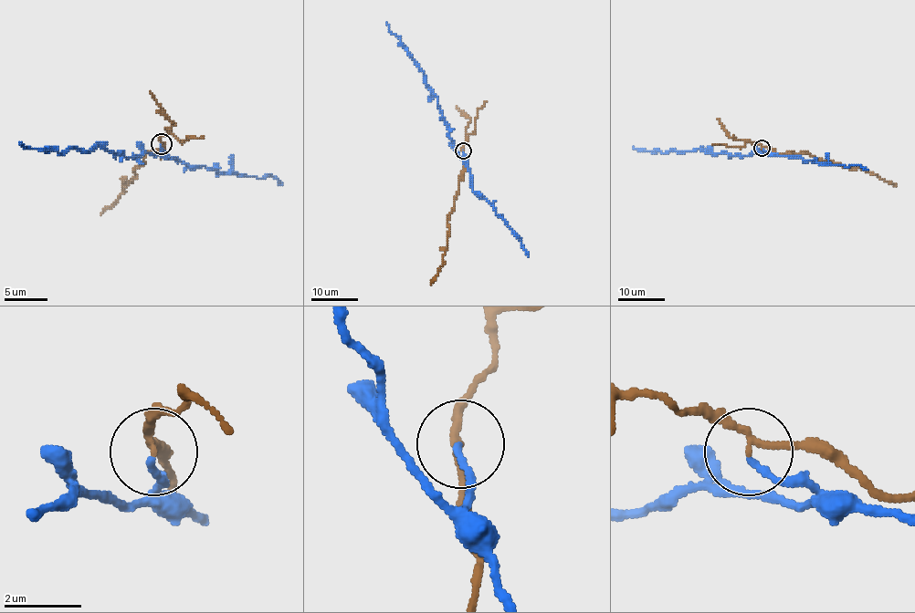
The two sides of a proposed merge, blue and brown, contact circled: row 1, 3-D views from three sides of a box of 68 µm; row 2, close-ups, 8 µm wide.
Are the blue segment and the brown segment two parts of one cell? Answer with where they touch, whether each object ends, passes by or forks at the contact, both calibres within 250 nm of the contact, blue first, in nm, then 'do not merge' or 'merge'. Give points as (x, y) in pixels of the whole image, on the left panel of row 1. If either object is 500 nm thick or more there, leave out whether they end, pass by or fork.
place (161, 144); blue ends; brown passes by; calibres 160 and 140 nm; do not merge

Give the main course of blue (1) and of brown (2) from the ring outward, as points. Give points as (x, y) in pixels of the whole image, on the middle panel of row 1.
1: (463, 150), (461, 158), (448, 135), (448, 125), (444, 120), (437, 96), (427, 87), (423, 70), (386, 22)
2: (463, 150), (465, 171), (453, 201), (453, 210), (448, 215), (446, 250), (443, 264), (430, 284)

